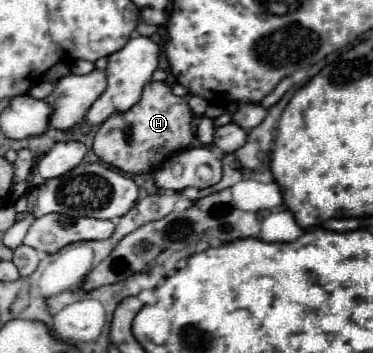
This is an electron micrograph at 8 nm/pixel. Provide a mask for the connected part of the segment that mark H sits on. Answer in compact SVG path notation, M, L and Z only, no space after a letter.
M150 82L140 102L136 102L128 112L110 116L96 132L94 152L106 164L126 172L126 174L148 174L154 172L164 158L170 154L184 150L194 134L192 134L192 112L188 108L188 100L182 96L174 96L166 82Z

